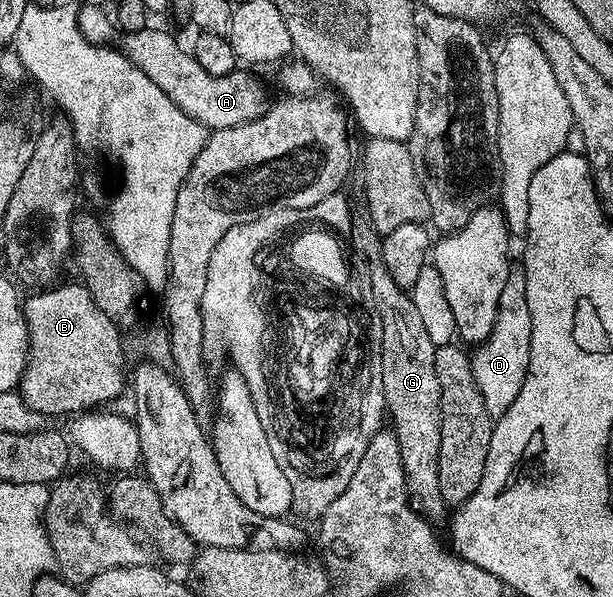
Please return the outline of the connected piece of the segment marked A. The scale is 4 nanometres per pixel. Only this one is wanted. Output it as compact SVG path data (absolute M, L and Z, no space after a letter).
M154 26L126 33L122 39L121 51L133 62L133 66L140 68L150 80L157 82L157 86L161 86L161 90L165 90L165 94L169 94L171 101L181 111L189 114L189 118L193 118L204 128L214 130L216 128L241 126L245 122L253 122L267 113L269 99L267 100L267 92L263 89L263 84L257 77L250 76L249 73L242 72L242 70L236 70L224 76L209 74L209 70L205 70L201 66L201 62L197 62L186 47L179 48L178 42L169 33L162 32L161 29L154 28Z

